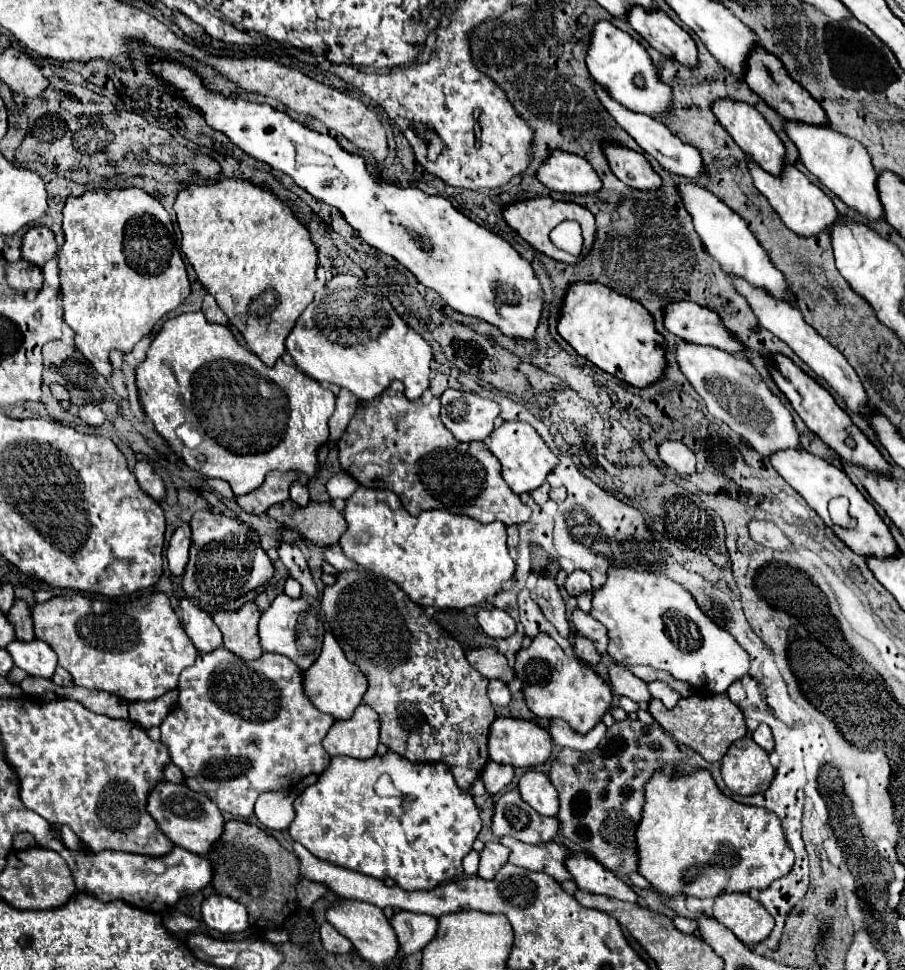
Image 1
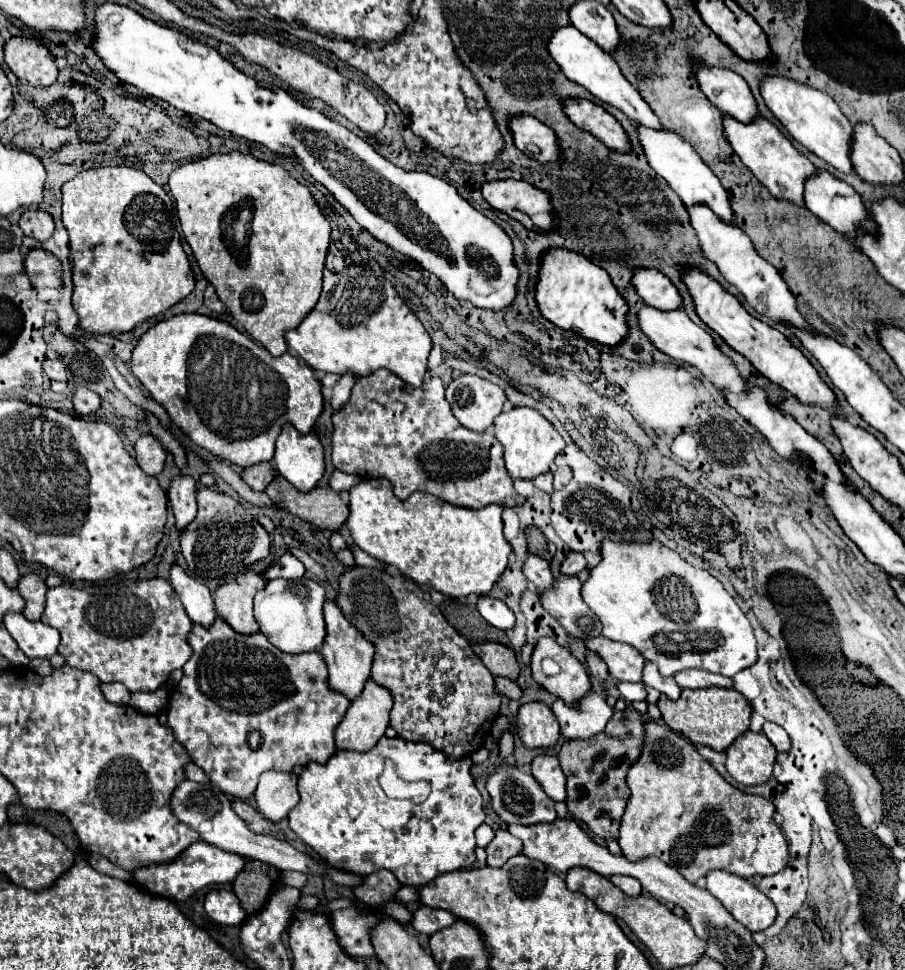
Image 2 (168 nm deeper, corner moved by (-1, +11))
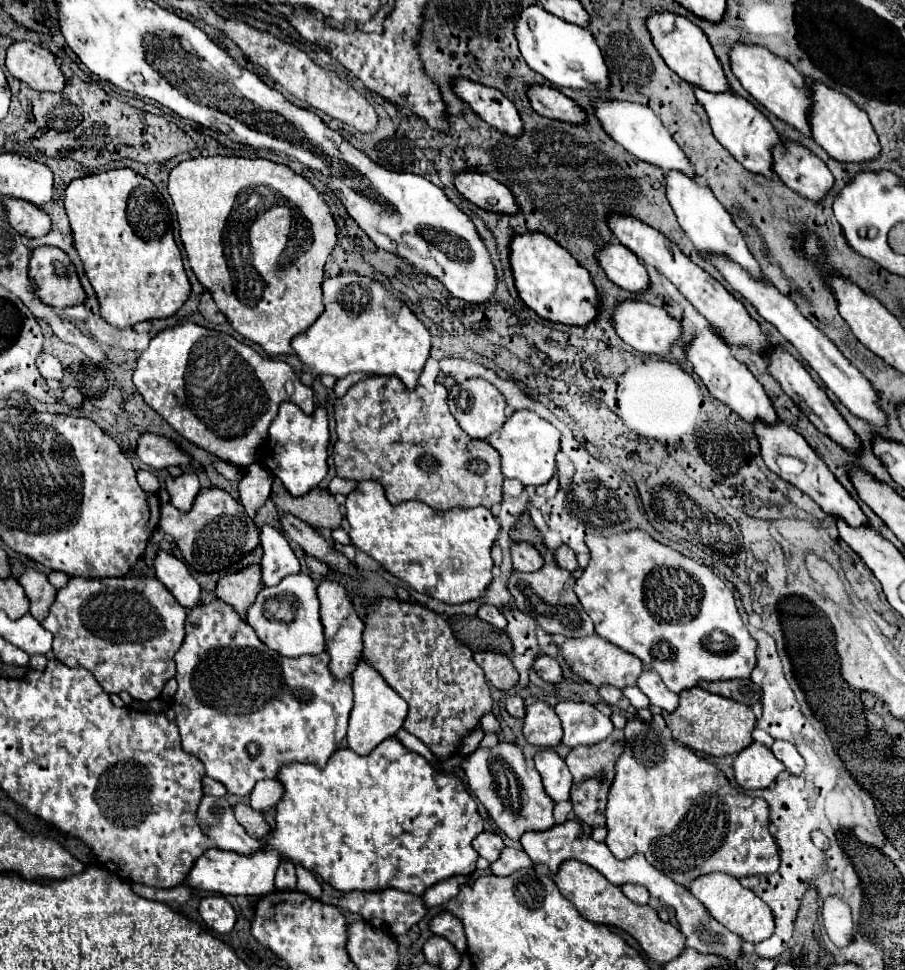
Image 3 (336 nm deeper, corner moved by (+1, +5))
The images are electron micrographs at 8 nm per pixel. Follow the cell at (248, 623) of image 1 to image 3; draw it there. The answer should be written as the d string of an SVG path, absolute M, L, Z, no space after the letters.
M248 566L236 574L224 576L216 584L216 598L232 606L242 620L246 620L248 608L254 604L260 590L264 590L260 566Z

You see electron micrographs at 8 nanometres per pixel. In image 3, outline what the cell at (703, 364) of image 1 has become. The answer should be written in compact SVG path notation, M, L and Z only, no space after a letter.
M626 302L620 304L614 312L614 328L616 334L634 350L642 354L656 354L660 358L666 358L672 352L674 342L680 342L682 338L682 326L676 318L672 318L664 308L652 306L648 302Z

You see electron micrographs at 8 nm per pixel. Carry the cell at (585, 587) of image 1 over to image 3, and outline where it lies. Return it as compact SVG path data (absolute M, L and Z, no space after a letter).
M560 546L556 550L556 562L560 568L568 570L568 572L574 572L578 568L578 560L576 560L576 554L568 548L568 546Z

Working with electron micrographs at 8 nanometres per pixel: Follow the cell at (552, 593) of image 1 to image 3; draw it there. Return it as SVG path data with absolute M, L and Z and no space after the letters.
M526 542L512 546L512 562L514 562L514 570L518 572L536 572L544 564L538 550Z

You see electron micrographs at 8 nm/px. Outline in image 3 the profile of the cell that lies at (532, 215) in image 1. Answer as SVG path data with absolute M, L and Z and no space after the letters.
M466 172L466 174L458 174L454 184L466 200L480 206L482 210L508 214L508 216L520 212L520 204L516 202L514 194L504 184L500 184L490 176Z

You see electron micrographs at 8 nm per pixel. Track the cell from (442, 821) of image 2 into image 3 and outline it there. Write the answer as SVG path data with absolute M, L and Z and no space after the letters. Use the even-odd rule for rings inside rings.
M388 738L368 756L358 756L350 748L342 748L332 754L324 768L300 762L286 766L280 772L286 792L284 800L276 806L276 828L264 838L266 848L248 858L210 848L194 862L194 868L184 878L184 884L192 890L208 890L224 896L266 896L274 892L274 874L282 858L288 858L294 864L300 862L340 892L396 888L402 892L424 894L426 888L442 880L452 876L468 876L476 870L478 860L472 840L484 830L484 822L478 814L474 798L456 770L464 760L466 756L458 754L442 760L440 768L434 768L418 752L408 750L396 738ZM384 786L392 786L394 794L386 792Z

